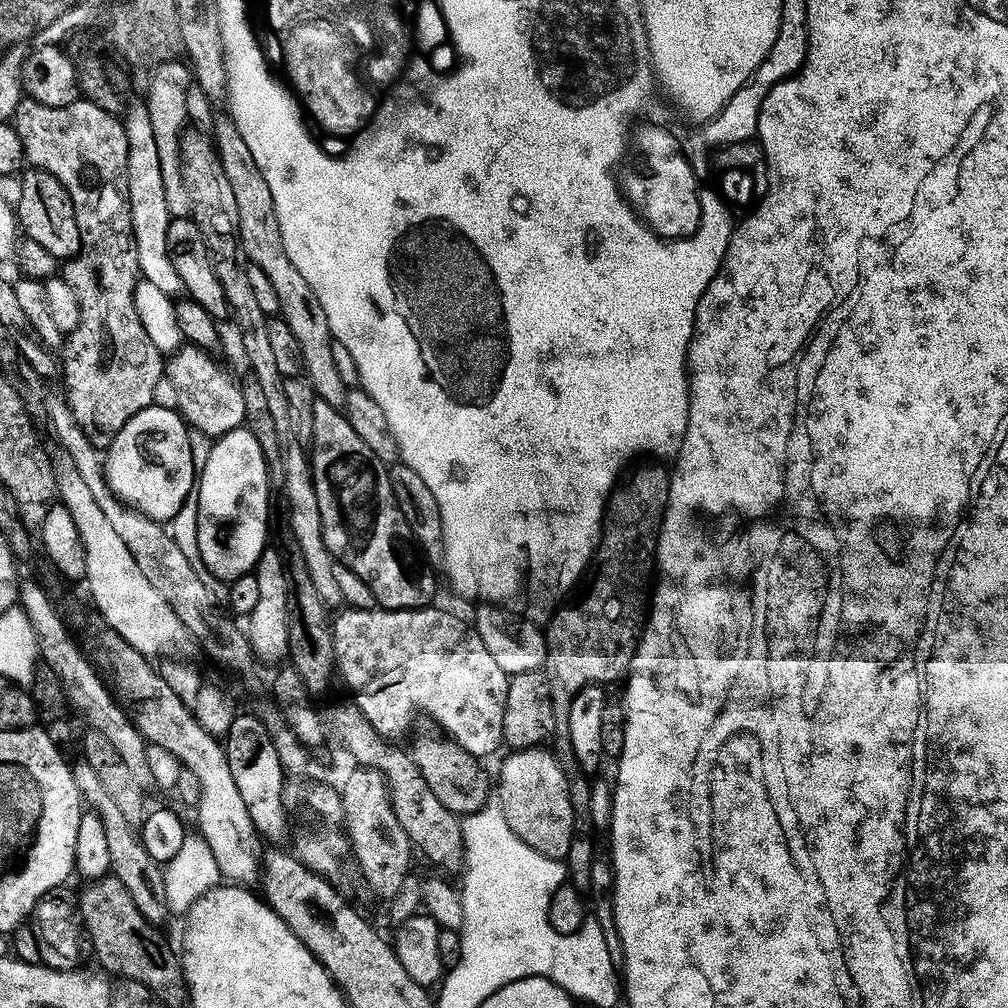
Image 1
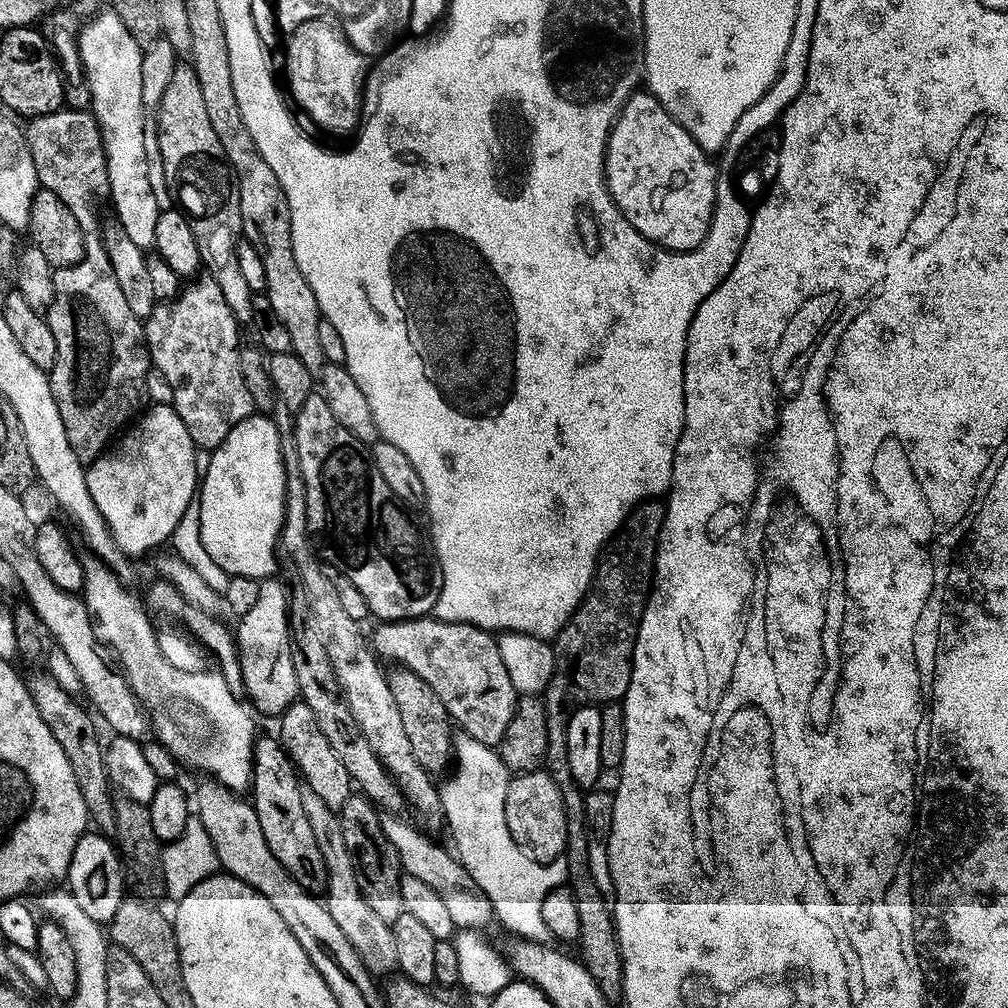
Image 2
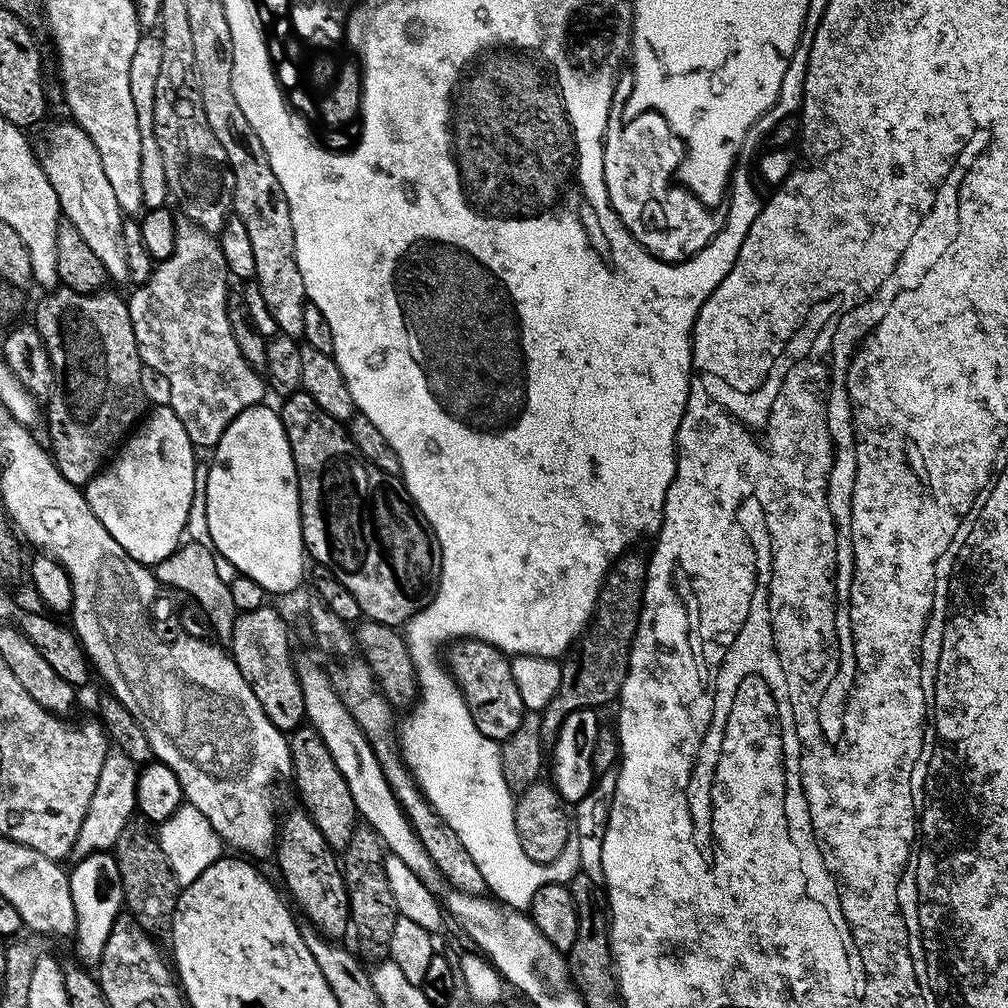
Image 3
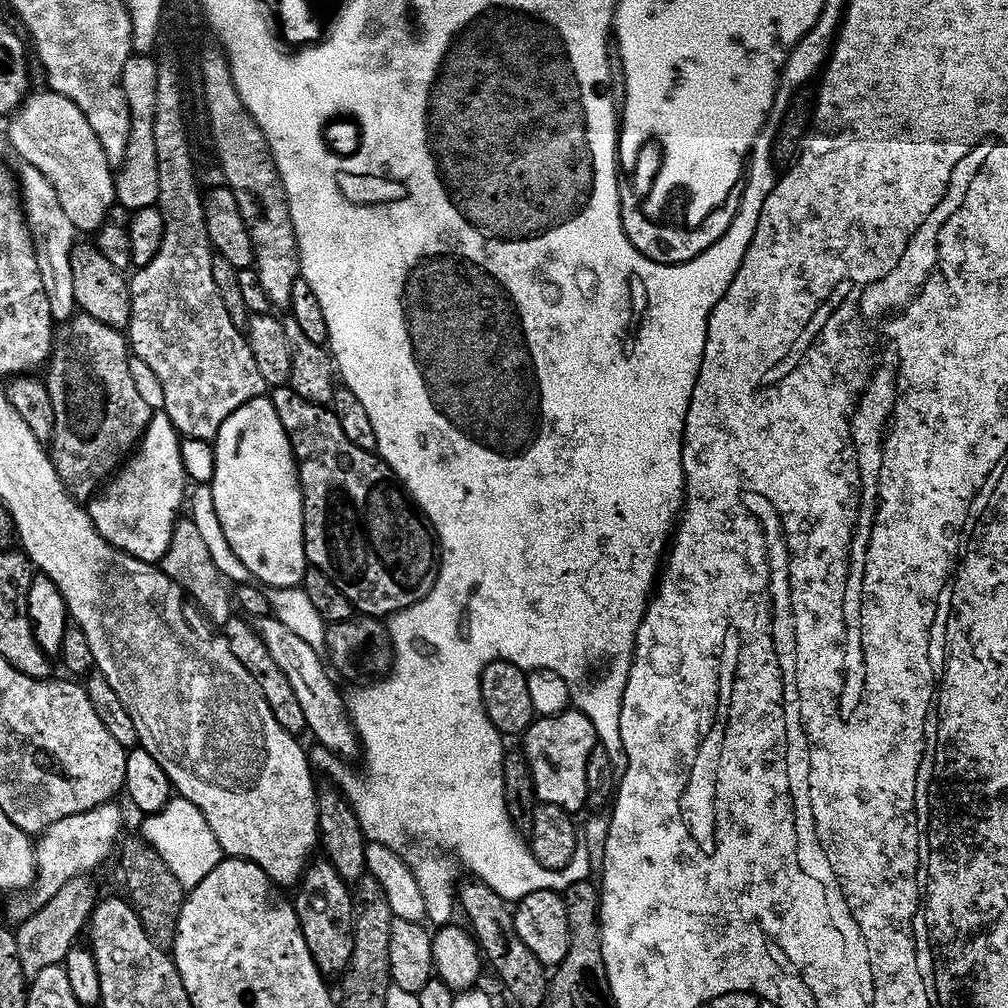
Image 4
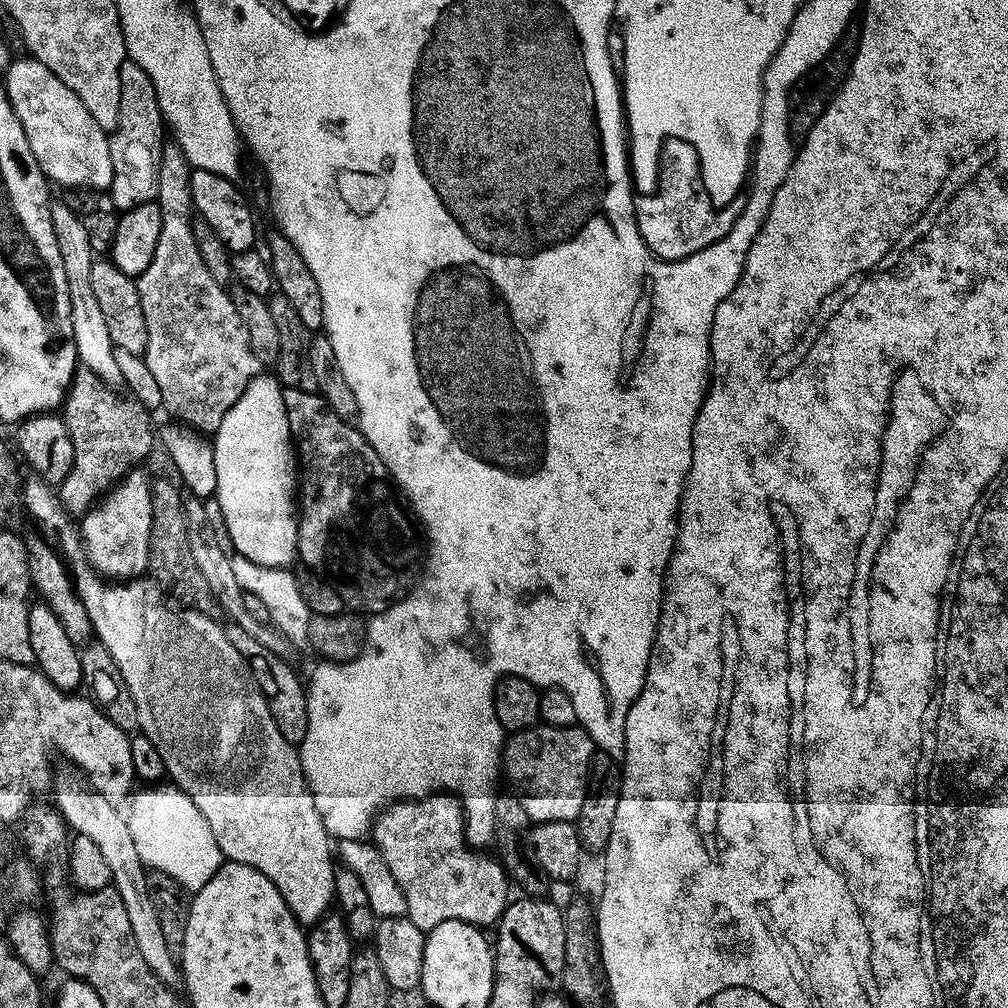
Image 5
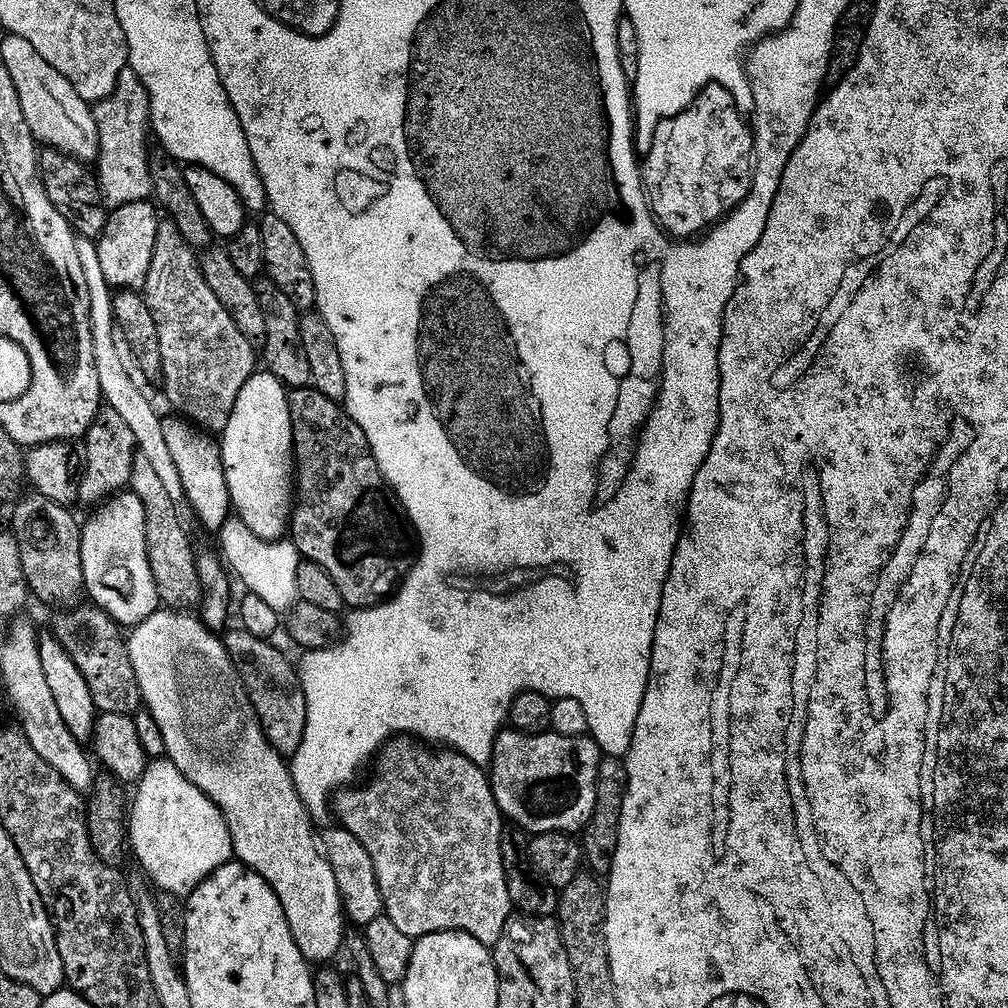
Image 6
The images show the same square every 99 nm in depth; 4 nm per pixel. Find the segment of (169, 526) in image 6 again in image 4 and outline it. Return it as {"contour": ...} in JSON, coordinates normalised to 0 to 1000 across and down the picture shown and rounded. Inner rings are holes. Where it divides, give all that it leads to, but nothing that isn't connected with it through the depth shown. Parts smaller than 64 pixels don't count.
{"contour":[[[181,512],[176,515],[171,524],[169,542],[166,543],[166,548],[159,557],[159,564],[178,580],[181,587],[194,595],[205,611],[214,618],[214,621],[220,621],[232,609],[229,588],[227,584],[225,587],[222,583],[221,572],[212,562],[212,558],[208,554],[208,546],[205,545],[199,527],[196,526],[196,522],[192,520],[189,513]]]}

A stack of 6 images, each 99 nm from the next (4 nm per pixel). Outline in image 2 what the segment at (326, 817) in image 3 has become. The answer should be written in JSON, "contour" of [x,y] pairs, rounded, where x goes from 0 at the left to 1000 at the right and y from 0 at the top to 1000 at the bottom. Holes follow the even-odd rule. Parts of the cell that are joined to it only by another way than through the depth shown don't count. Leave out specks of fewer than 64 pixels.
{"contour":[[[296,692],[276,711],[276,718],[277,736],[286,747],[286,753],[290,755],[297,773],[305,782],[312,784],[312,788],[315,788],[315,792],[319,792],[323,800],[336,804],[345,790],[350,789],[351,779],[347,768],[343,768],[343,760],[339,760],[335,748],[331,748],[323,728],[319,728],[319,720],[315,720],[315,712],[312,712],[308,700],[304,700],[304,696]]]}

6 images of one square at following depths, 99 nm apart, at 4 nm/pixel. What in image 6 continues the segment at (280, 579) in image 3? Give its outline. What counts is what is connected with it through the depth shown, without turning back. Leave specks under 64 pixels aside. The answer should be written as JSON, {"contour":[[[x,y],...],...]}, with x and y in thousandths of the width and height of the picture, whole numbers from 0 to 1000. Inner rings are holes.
{"contour":[[[264,367],[251,368],[232,395],[232,407],[216,439],[229,507],[256,534],[279,535],[287,527],[292,499],[290,420],[281,379]]]}

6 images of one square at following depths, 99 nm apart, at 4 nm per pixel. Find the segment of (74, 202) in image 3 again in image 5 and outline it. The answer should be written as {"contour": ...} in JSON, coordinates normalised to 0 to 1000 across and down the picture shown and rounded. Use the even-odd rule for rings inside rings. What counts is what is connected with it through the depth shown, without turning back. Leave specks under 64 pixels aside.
{"contour":[[[13,59],[9,63],[6,68],[8,76],[5,77],[2,87],[8,93],[8,99],[12,102],[12,108],[18,121],[22,121],[22,129],[26,133],[30,149],[40,163],[40,168],[44,171],[45,176],[53,184],[64,183],[67,187],[110,188],[111,162],[107,144],[108,132],[101,125],[97,125],[97,121],[93,121],[89,109],[85,109],[85,105],[81,105],[77,93],[73,93],[73,89],[69,89],[69,85],[65,85],[65,81],[62,81],[62,77],[58,77],[58,73],[54,73],[40,60],[27,59]]]}

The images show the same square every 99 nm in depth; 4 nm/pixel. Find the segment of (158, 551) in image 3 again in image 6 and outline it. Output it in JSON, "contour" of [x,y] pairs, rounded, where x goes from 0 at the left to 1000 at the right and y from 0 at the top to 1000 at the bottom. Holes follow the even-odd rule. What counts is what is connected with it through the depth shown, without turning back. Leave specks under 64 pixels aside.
{"contour":[[[128,486],[107,493],[82,517],[80,528],[80,560],[82,586],[86,594],[120,621],[141,617],[155,606],[157,594],[149,558],[146,556],[145,514],[141,498]]]}

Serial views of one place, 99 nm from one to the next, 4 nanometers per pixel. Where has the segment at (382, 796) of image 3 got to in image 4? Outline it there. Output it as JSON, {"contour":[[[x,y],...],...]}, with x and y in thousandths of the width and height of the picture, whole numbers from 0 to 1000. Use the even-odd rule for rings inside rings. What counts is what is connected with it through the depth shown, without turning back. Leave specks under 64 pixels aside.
{"contour":[[[274,610],[253,612],[249,620],[260,633],[260,637],[264,637],[264,645],[268,653],[272,653],[276,665],[284,669],[284,677],[288,677],[292,689],[296,691],[296,696],[300,699],[300,708],[306,717],[305,725],[313,729],[313,737],[318,742],[324,742],[326,746],[337,752],[349,750],[352,746],[354,749],[353,724],[349,720],[349,715],[345,713],[345,704],[339,687],[337,690],[332,677],[329,676],[330,668],[326,660],[312,649],[311,642],[303,634],[296,633],[283,618],[277,616]]]}

